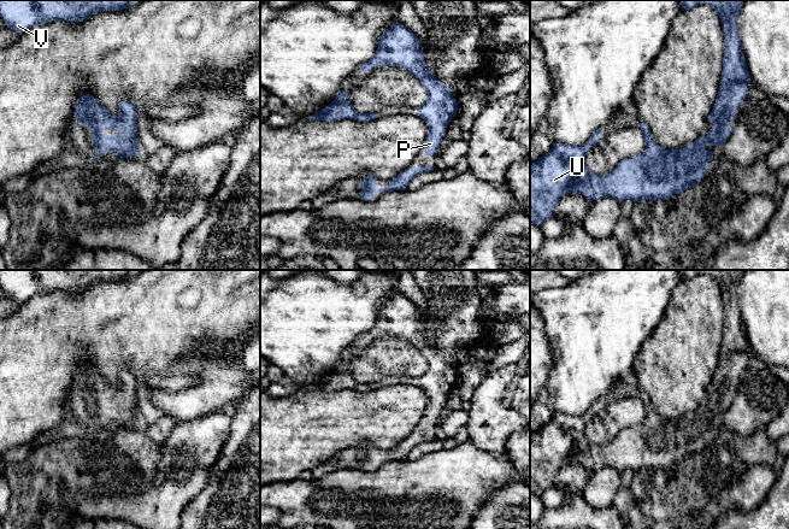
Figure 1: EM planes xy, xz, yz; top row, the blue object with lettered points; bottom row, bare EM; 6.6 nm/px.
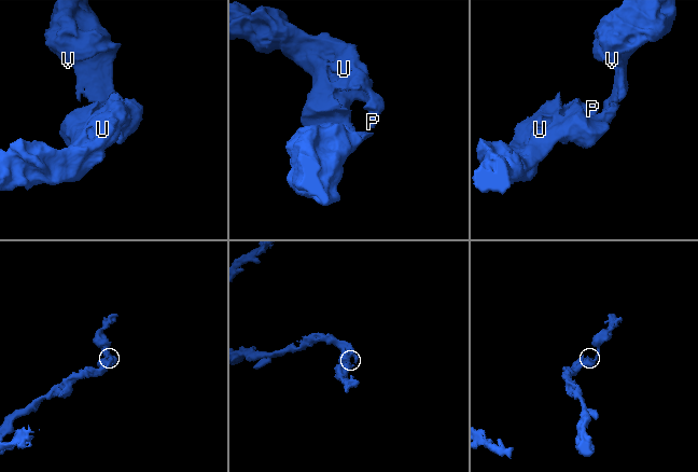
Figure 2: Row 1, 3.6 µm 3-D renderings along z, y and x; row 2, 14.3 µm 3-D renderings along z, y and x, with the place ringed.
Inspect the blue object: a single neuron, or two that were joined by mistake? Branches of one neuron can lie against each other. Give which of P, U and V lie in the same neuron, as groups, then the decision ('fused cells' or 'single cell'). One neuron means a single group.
P U V; single cell

